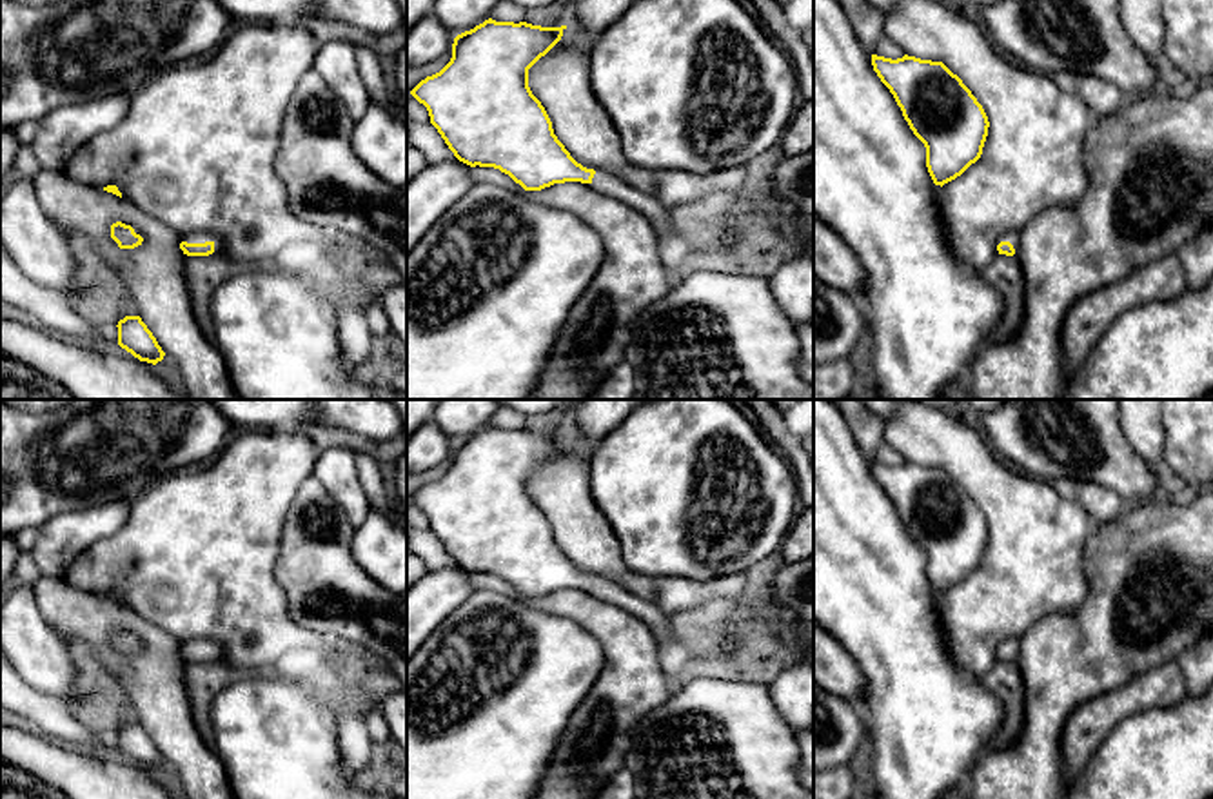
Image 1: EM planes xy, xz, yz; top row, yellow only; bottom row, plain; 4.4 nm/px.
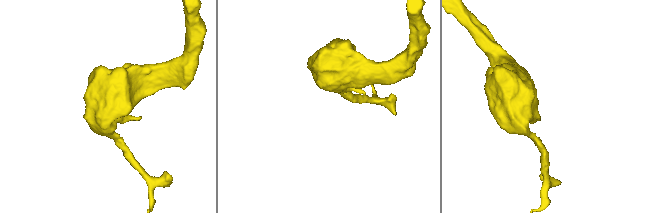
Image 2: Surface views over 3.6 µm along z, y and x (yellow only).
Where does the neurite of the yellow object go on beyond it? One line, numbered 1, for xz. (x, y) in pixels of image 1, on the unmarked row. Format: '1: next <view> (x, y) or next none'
1: next none

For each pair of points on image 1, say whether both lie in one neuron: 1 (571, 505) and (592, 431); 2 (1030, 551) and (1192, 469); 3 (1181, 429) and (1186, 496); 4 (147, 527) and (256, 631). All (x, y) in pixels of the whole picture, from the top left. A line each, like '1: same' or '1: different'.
1: different
2: different
3: different
4: same

